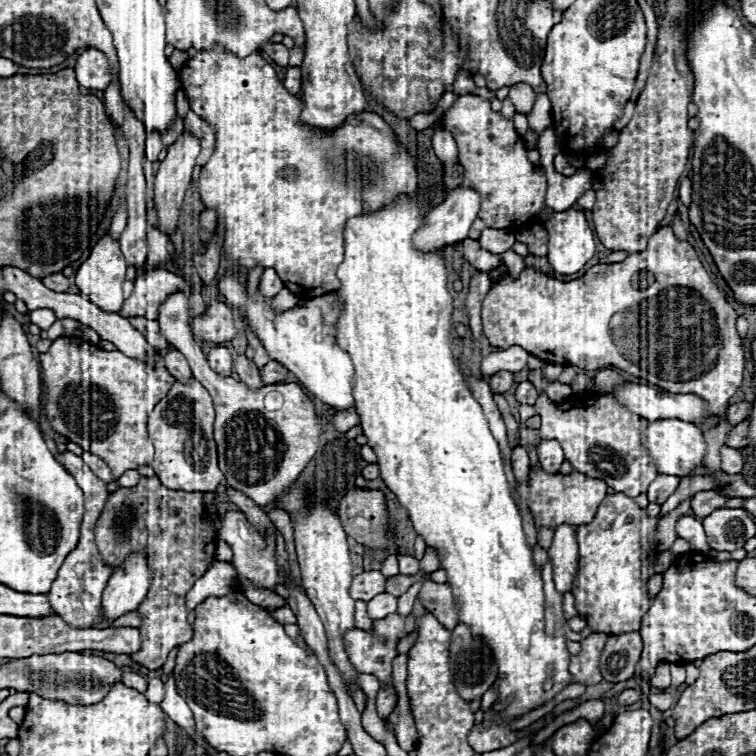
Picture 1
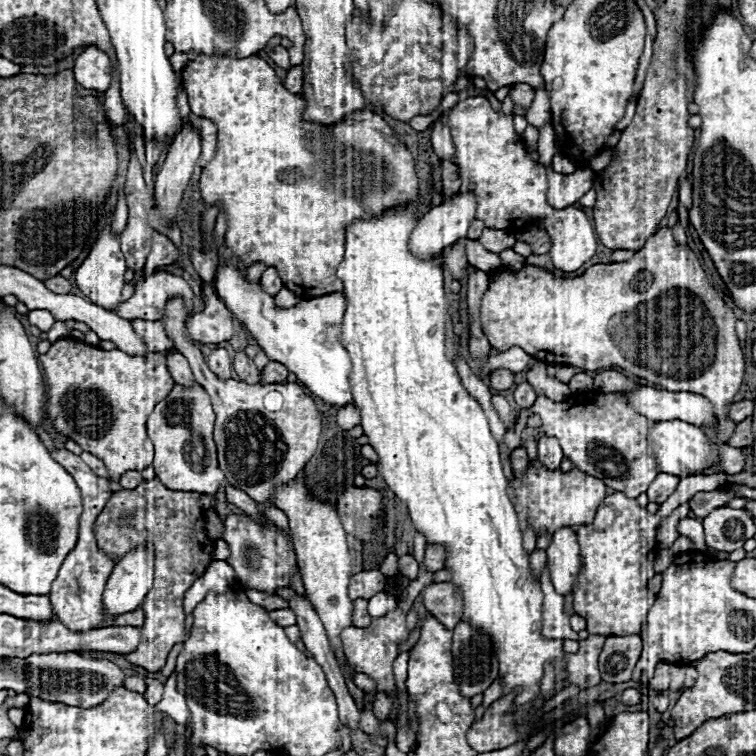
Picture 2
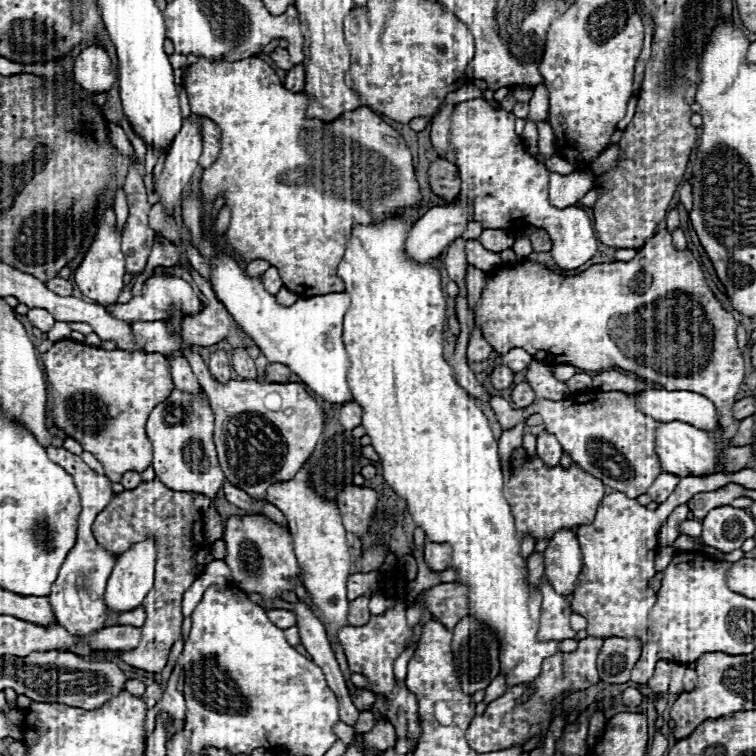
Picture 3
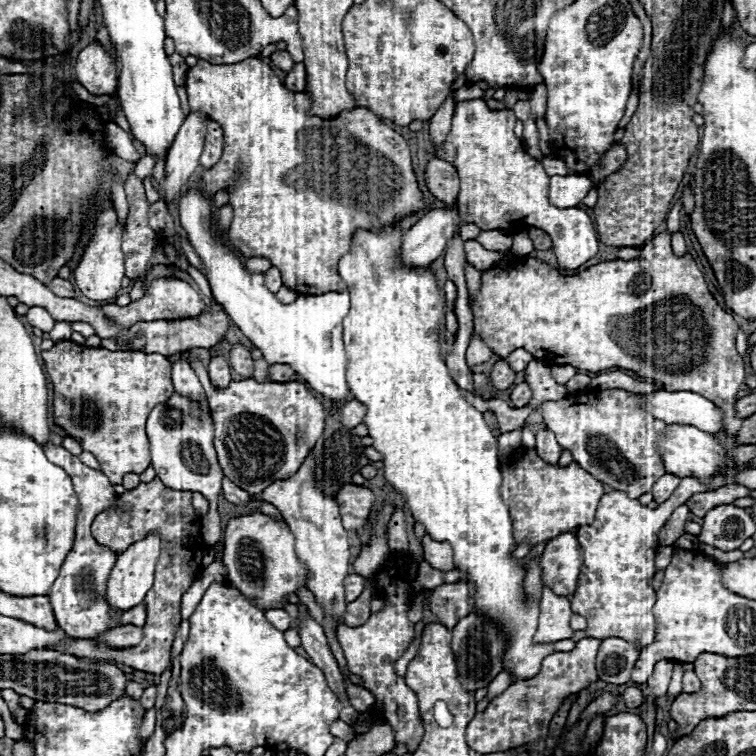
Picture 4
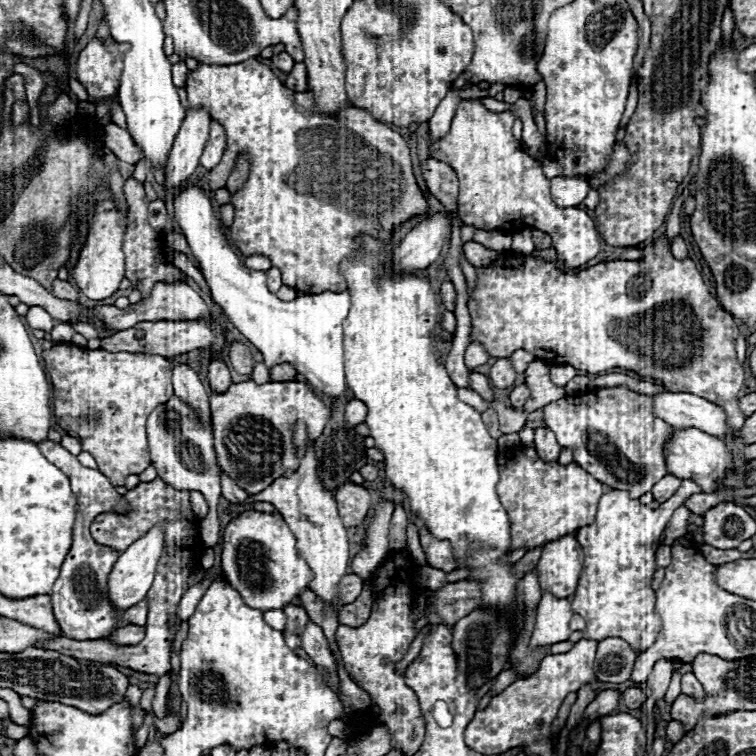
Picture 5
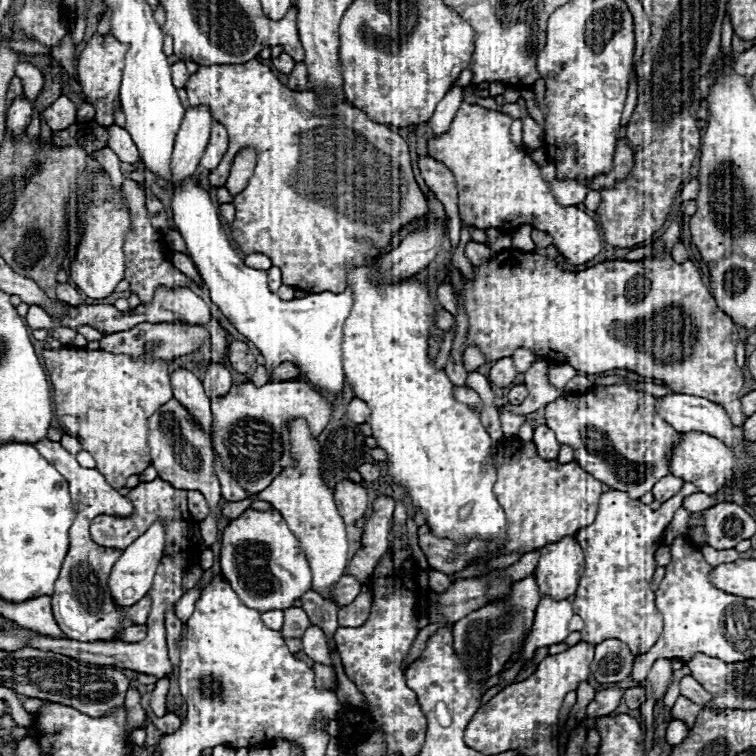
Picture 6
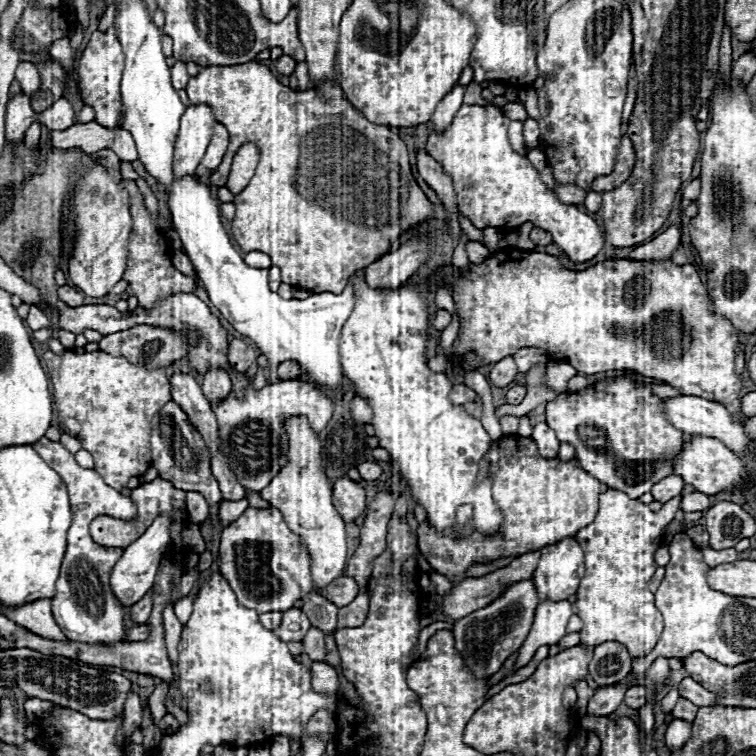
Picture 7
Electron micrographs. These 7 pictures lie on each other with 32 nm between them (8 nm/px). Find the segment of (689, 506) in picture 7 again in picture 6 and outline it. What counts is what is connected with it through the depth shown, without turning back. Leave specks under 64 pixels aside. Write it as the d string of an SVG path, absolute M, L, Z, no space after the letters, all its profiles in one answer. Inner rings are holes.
M696 492L696 494L690 494L690 496L684 500L684 504L682 504L682 506L684 506L688 512L704 512L704 510L708 510L708 508L716 506L716 504L718 504L716 494Z

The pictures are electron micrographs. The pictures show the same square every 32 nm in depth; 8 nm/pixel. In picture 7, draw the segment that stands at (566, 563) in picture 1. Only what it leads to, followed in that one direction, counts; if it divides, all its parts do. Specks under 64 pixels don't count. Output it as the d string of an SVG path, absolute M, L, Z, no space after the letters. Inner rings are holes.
M574 538L544 546L540 564L532 576L540 600L566 600L576 594L584 576L584 552Z

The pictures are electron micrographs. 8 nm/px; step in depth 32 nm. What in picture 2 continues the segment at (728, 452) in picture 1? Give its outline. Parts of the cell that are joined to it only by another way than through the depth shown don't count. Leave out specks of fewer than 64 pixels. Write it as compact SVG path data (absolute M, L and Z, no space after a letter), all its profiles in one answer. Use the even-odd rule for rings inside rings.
M726 444L720 446L720 468L724 474L738 474L744 468L748 448L728 448Z

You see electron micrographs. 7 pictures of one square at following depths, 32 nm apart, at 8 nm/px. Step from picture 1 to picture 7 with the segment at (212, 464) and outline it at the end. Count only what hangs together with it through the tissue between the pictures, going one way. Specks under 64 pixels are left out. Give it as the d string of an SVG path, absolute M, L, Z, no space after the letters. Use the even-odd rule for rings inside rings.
M170 400L152 418L150 446L152 446L152 466L158 470L158 476L162 480L172 482L172 486L180 488L180 490L204 494L204 498L208 500L210 506L216 506L222 502L218 482L212 476L212 468L210 468L210 450L208 450L202 434L188 420L188 414L174 400Z

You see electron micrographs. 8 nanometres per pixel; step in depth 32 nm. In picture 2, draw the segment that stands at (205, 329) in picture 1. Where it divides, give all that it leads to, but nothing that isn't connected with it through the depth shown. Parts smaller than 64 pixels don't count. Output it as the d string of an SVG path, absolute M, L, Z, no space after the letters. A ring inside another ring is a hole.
M210 296L204 312L188 318L186 328L190 338L200 344L218 344L230 340L234 334L232 312L216 296Z

